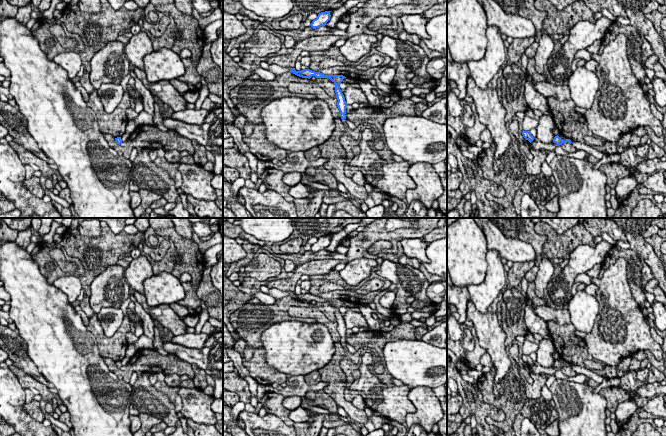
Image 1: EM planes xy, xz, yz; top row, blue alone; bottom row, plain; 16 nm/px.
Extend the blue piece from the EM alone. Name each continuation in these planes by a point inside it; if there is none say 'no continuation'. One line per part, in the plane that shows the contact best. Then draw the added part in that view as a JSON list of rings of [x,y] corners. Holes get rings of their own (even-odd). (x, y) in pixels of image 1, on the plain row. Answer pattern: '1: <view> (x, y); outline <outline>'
no continuation

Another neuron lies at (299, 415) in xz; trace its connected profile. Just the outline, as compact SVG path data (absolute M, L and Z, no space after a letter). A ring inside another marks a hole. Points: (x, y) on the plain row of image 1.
M300 406L290 411L289 418L295 423L305 423L309 419L309 413Z

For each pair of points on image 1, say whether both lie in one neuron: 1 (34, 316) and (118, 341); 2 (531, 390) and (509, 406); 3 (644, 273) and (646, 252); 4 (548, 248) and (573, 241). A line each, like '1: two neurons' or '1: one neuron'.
1: two neurons
2: two neurons
3: two neurons
4: one neuron

